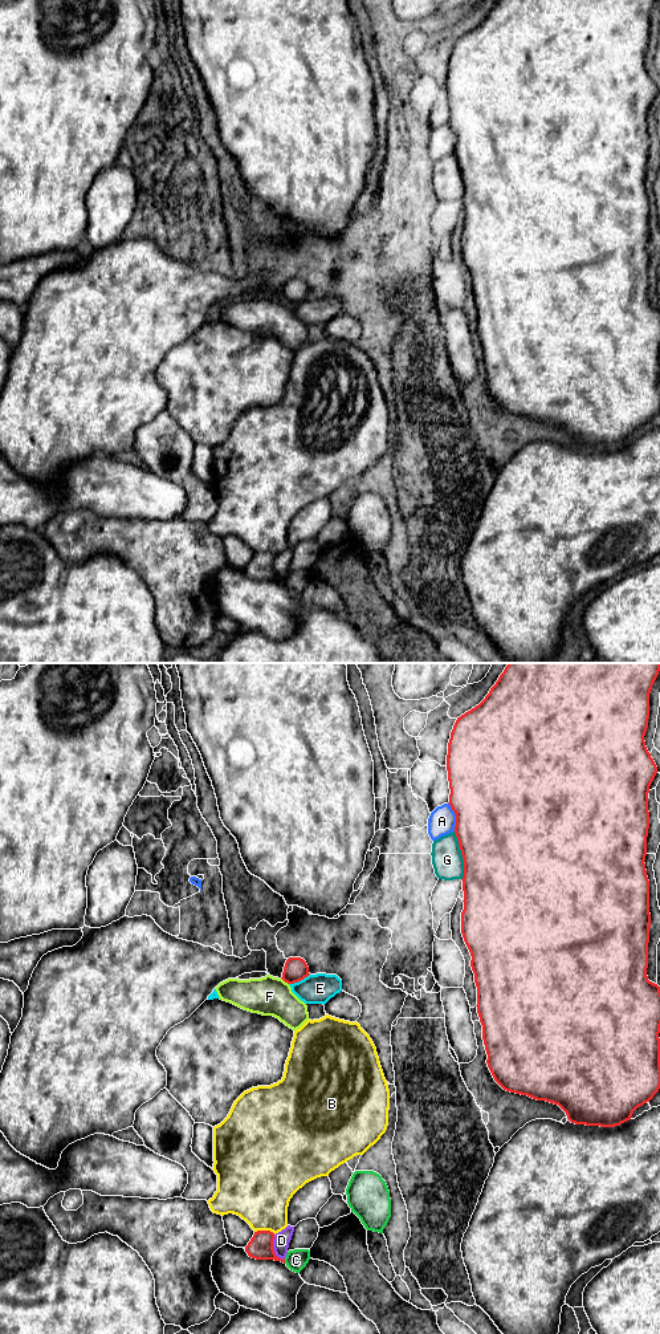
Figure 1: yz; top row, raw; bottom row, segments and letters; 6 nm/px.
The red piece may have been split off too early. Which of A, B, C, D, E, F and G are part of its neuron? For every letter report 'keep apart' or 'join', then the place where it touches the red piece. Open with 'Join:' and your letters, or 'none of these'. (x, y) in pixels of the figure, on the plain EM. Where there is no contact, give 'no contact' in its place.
Join: none of these
A: keep apart; meets red in yz at (456, 138)
B: keep apart; meets red in yz at (265, 552)
C: keep apart; meets red in yz at (284, 582)
D: keep apart; meets red in yz at (272, 569)
E: keep apart; meets red in yz at (298, 301)
F: keep apart; meets red in yz at (285, 303)
G: keep apart; meets red in yz at (461, 175)

